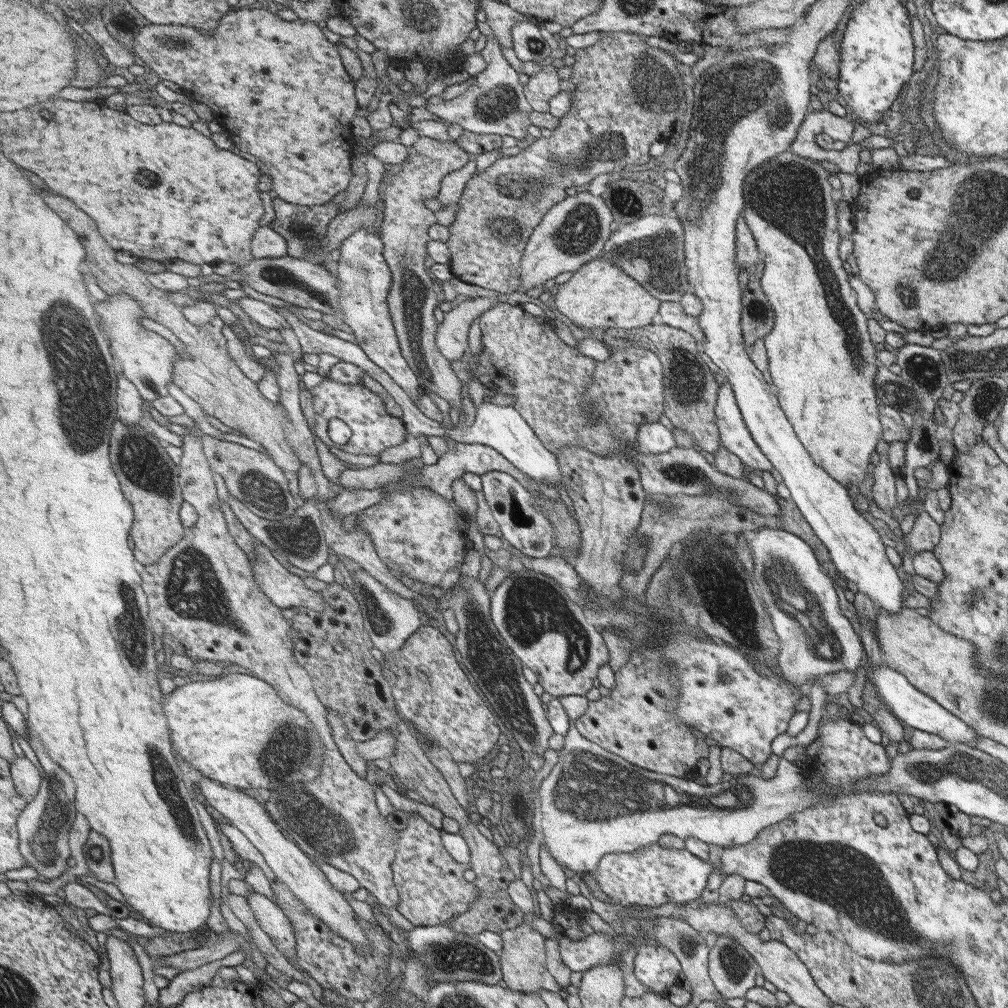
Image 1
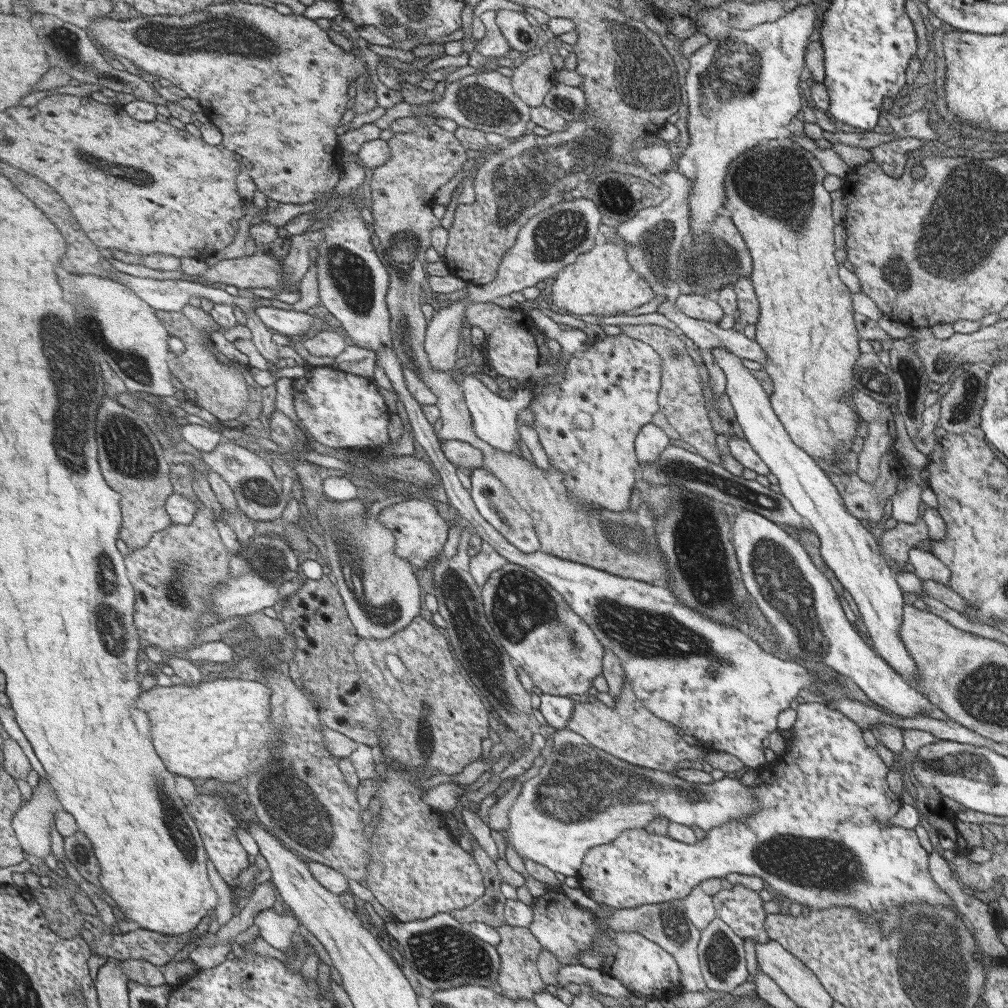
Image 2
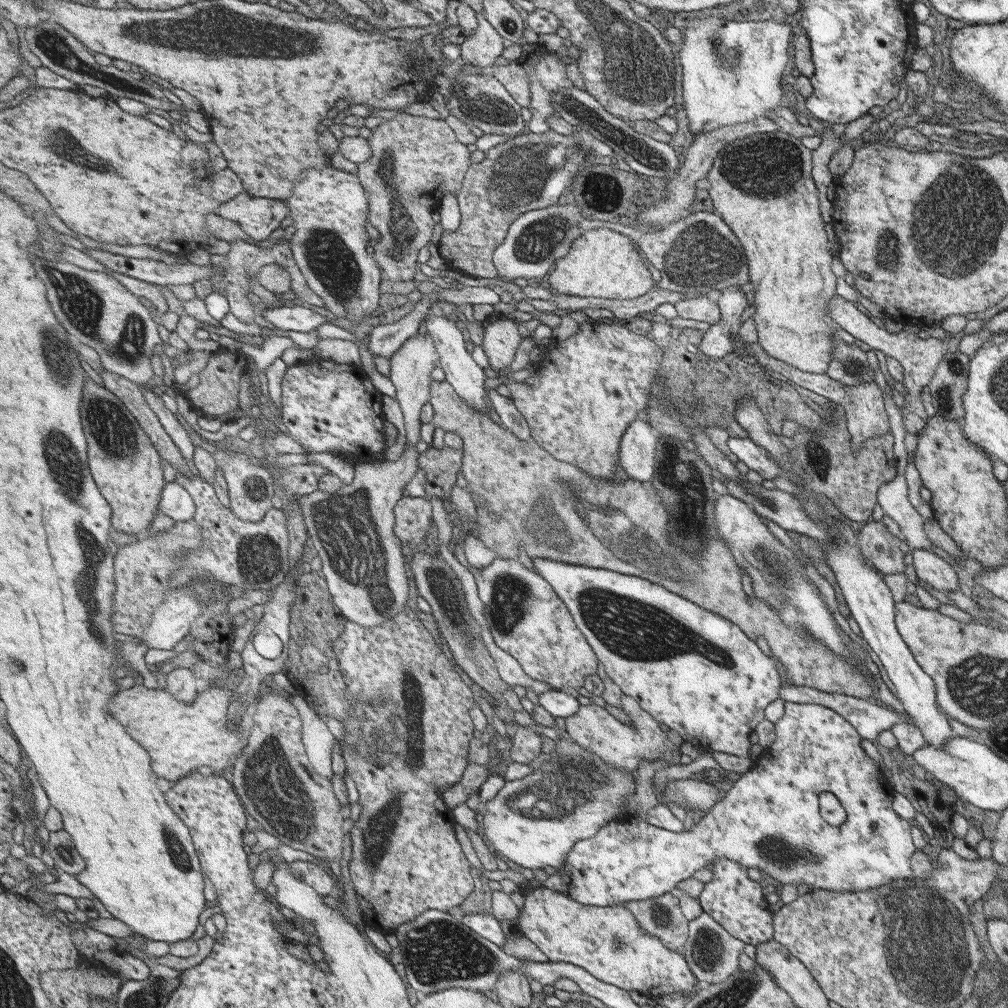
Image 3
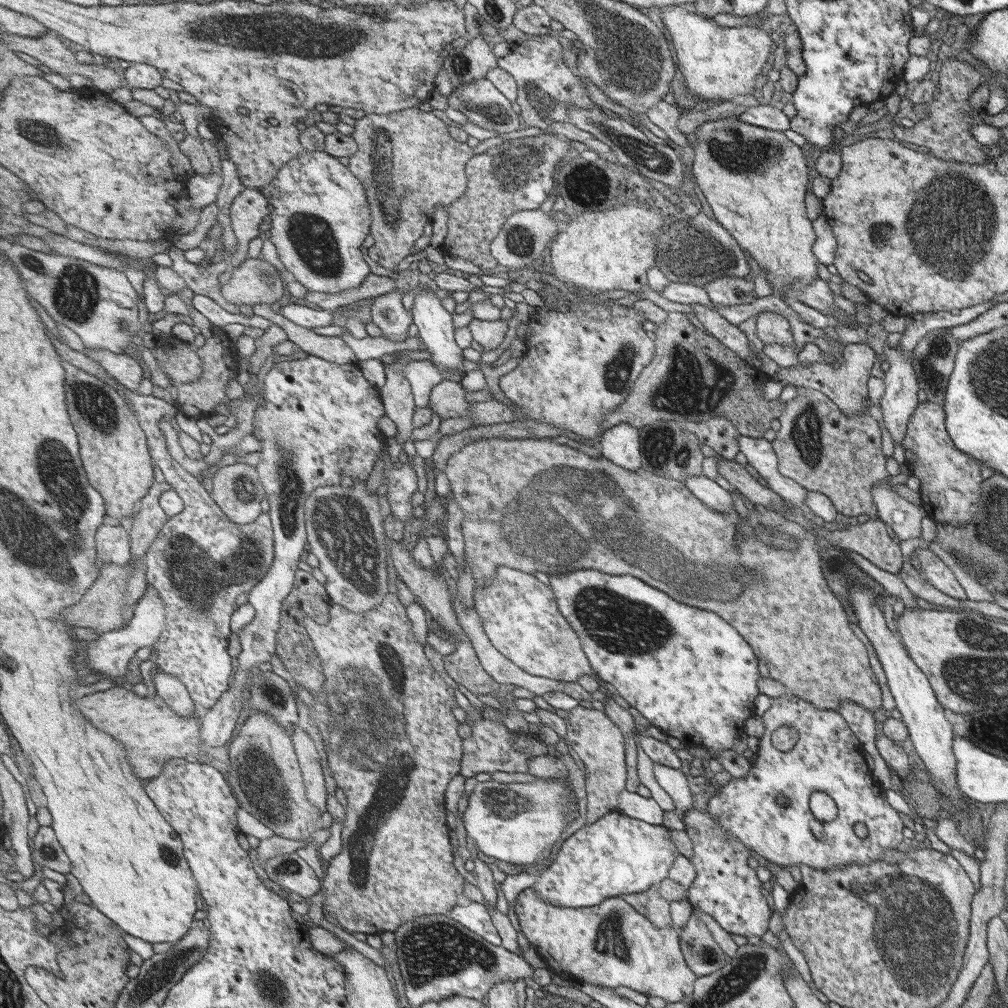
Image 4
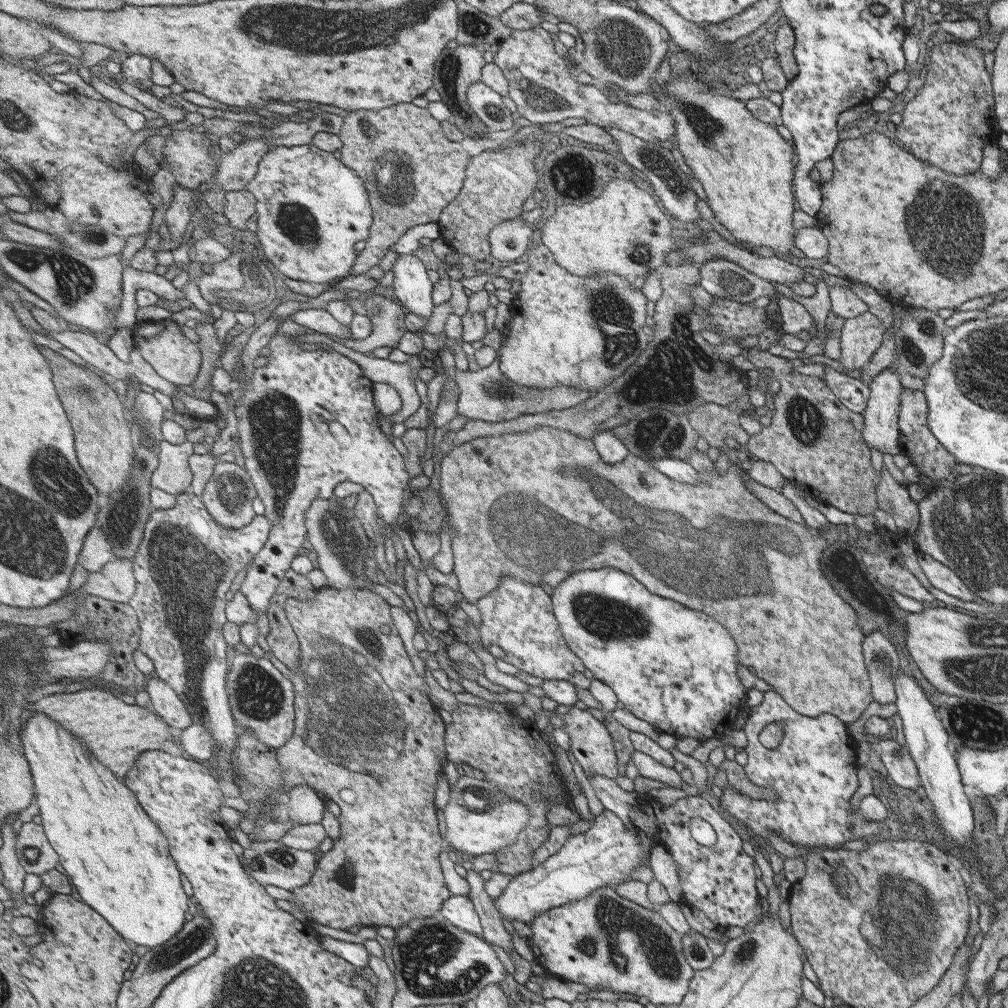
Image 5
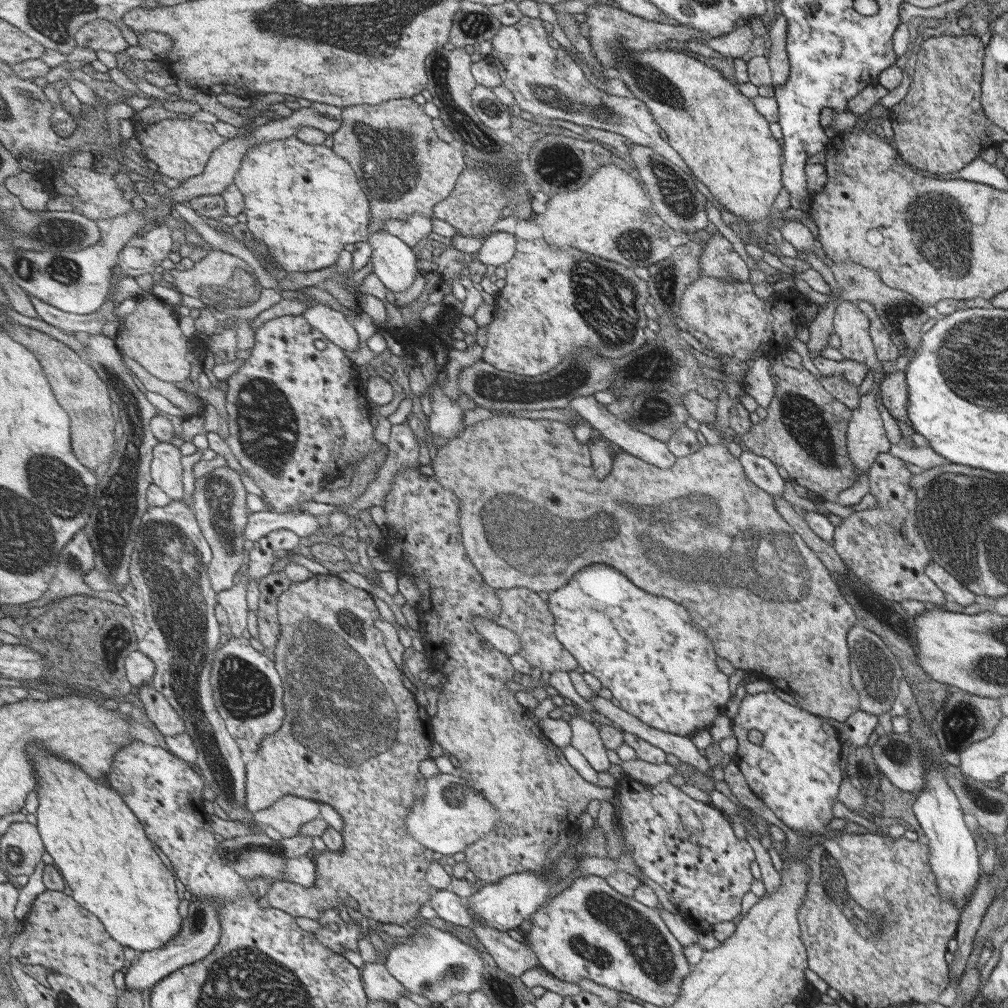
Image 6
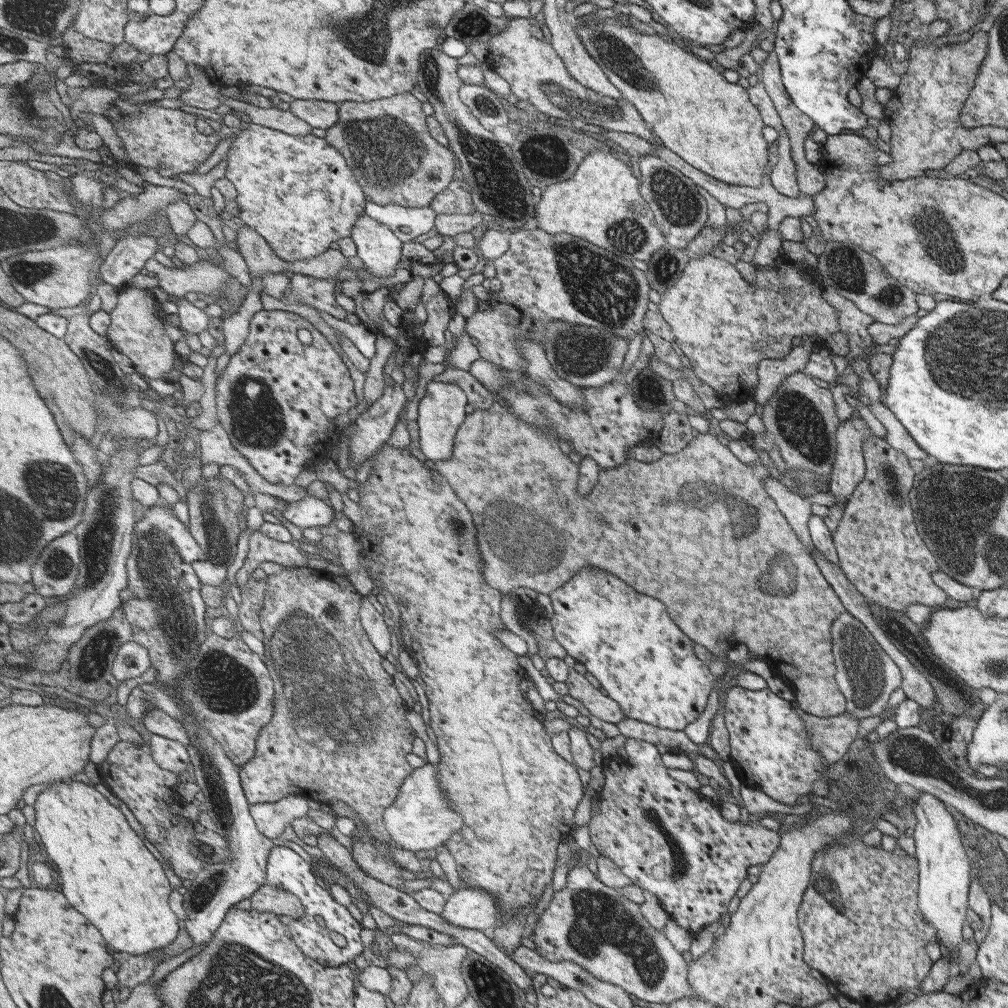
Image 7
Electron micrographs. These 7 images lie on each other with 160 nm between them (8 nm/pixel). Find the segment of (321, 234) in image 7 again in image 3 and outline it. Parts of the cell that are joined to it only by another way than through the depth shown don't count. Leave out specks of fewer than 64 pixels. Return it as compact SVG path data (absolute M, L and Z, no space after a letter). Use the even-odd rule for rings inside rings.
M333 167L313 168L305 171L295 187L292 198L287 199L291 207L290 216L294 221L295 233L290 236L292 254L298 264L299 272L304 274L309 286L326 302L336 317L361 324L363 320L377 314L381 306L382 280L381 268L369 254L371 236L367 232L367 218L370 215L370 196L359 176Z

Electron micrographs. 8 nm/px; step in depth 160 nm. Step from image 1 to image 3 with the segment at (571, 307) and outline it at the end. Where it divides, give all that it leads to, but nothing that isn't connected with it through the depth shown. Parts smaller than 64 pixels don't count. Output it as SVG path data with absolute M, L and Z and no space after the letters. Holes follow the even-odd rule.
M607 228L583 230L582 235L572 242L568 253L555 263L555 268L547 274L551 289L565 296L585 296L585 298L611 298L629 300L645 298L648 292L657 288L653 280L652 264L645 253L633 243L629 236Z

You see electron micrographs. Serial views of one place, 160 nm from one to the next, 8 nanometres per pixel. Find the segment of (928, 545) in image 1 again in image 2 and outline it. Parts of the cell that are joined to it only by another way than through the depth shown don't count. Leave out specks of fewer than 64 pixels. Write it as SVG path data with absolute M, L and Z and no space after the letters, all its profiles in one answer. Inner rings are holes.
M922 501L917 504L919 510L919 520L916 524L897 523L896 526L885 532L881 532L878 536L879 552L885 556L885 560L890 559L897 566L901 567L900 572L903 572L903 565L907 563L907 553L909 550L917 546L918 542L923 542L927 539L927 526L921 520L923 512L927 509L927 505Z

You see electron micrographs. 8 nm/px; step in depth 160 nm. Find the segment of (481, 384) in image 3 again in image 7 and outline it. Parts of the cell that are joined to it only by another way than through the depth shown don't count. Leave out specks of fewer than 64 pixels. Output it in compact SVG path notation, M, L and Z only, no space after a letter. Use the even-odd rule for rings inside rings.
M365 215L352 231L358 257L375 276L395 276L404 260L404 242L382 222Z

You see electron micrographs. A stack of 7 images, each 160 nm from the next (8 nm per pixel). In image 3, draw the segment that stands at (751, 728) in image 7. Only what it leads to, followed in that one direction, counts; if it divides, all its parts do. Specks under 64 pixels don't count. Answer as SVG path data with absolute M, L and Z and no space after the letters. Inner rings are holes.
M784 701L783 712L773 724L775 733L774 743L768 746L767 749L763 749L760 755L753 760L753 765L747 772L734 776L734 783L729 788L729 791L723 794L722 798L715 802L689 831L675 834L668 829L657 828L647 824L645 821L637 821L634 819L633 813L613 819L612 822L601 827L591 838L578 840L572 847L569 855L566 856L565 863L557 870L562 880L562 885L558 892L565 894L569 899L573 899L578 903L595 907L613 907L617 904L627 903L629 900L645 900L646 898L661 896L666 892L673 891L682 880L693 876L696 870L701 870L702 868L711 870L712 862L716 860L716 856L722 856L722 858L727 860L735 860L739 864L743 864L745 868L763 869L765 874L778 880L782 885L805 884L810 890L820 888L821 890L830 890L831 892L845 892L846 890L857 892L858 890L878 888L883 884L887 884L890 880L895 880L895 878L907 878L907 874L909 874L909 880L914 878L911 876L909 858L915 852L915 848L913 848L913 842L911 842L911 836L909 836L909 824L904 819L897 818L897 814L891 810L891 794L885 788L885 778L881 776L881 772L879 772L879 768L877 768L873 760L859 748L860 733L853 728L853 725L849 724L839 713L823 705L811 702L794 703L787 701ZM821 792L833 794L843 807L846 819L839 826L831 826L821 818L817 804L817 795Z

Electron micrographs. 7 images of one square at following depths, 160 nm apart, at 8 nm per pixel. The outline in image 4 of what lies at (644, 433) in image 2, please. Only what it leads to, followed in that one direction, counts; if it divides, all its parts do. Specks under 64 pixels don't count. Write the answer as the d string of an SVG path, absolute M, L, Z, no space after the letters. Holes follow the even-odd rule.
M621 423L605 429L595 444L595 452L625 470L641 468L638 428Z

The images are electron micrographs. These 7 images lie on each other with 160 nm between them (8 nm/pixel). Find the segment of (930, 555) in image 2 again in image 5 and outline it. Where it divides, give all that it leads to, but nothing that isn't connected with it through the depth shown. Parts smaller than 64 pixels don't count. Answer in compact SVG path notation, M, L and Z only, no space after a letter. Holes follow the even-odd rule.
M920 553L917 560L923 576L927 578L929 584L937 590L965 602L971 602L973 598L970 587L961 581L950 568L940 564L927 556Z

